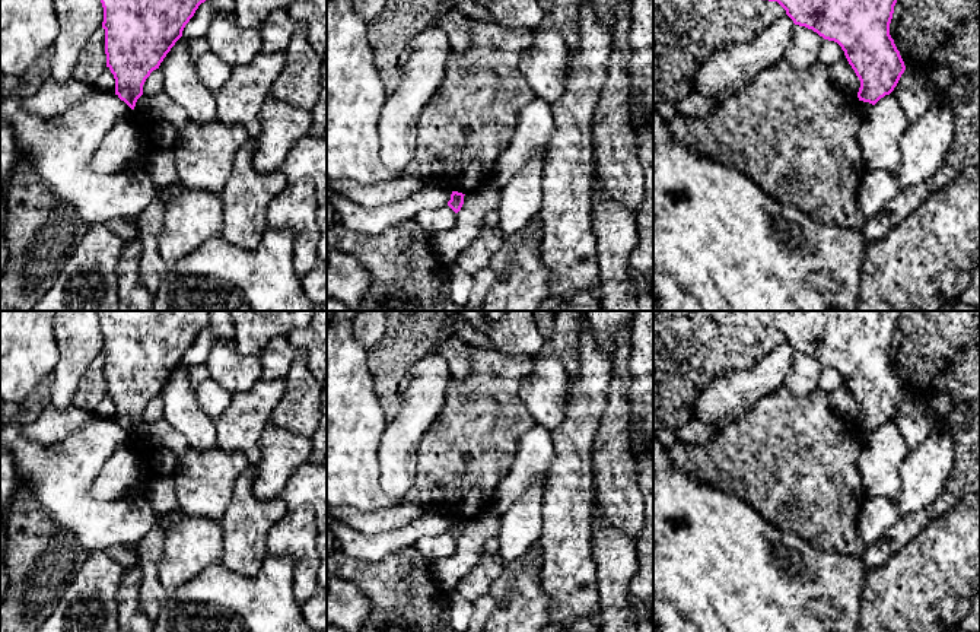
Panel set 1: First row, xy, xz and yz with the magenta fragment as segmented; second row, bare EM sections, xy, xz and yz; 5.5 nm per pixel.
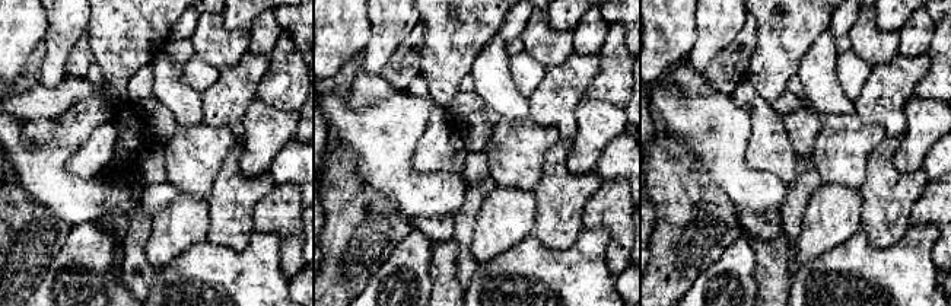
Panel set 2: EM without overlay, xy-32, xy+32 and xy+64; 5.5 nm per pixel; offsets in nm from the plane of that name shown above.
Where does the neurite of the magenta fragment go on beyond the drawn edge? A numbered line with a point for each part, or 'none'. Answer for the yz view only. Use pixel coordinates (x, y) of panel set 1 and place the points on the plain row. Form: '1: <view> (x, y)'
none

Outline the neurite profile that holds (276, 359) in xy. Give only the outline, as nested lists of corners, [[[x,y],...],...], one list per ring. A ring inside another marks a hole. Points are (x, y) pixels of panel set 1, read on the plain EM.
[[[279,334],[271,339],[261,353],[261,378],[284,379],[296,350],[290,346],[287,336]]]

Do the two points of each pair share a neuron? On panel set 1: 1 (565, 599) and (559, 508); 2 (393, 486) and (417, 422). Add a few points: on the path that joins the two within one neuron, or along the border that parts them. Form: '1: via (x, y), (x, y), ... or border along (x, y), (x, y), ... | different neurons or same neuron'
1: via (565, 577), (565, 530) | same neuron
2: via (398, 470), (398, 445), (401, 438) | same neuron

